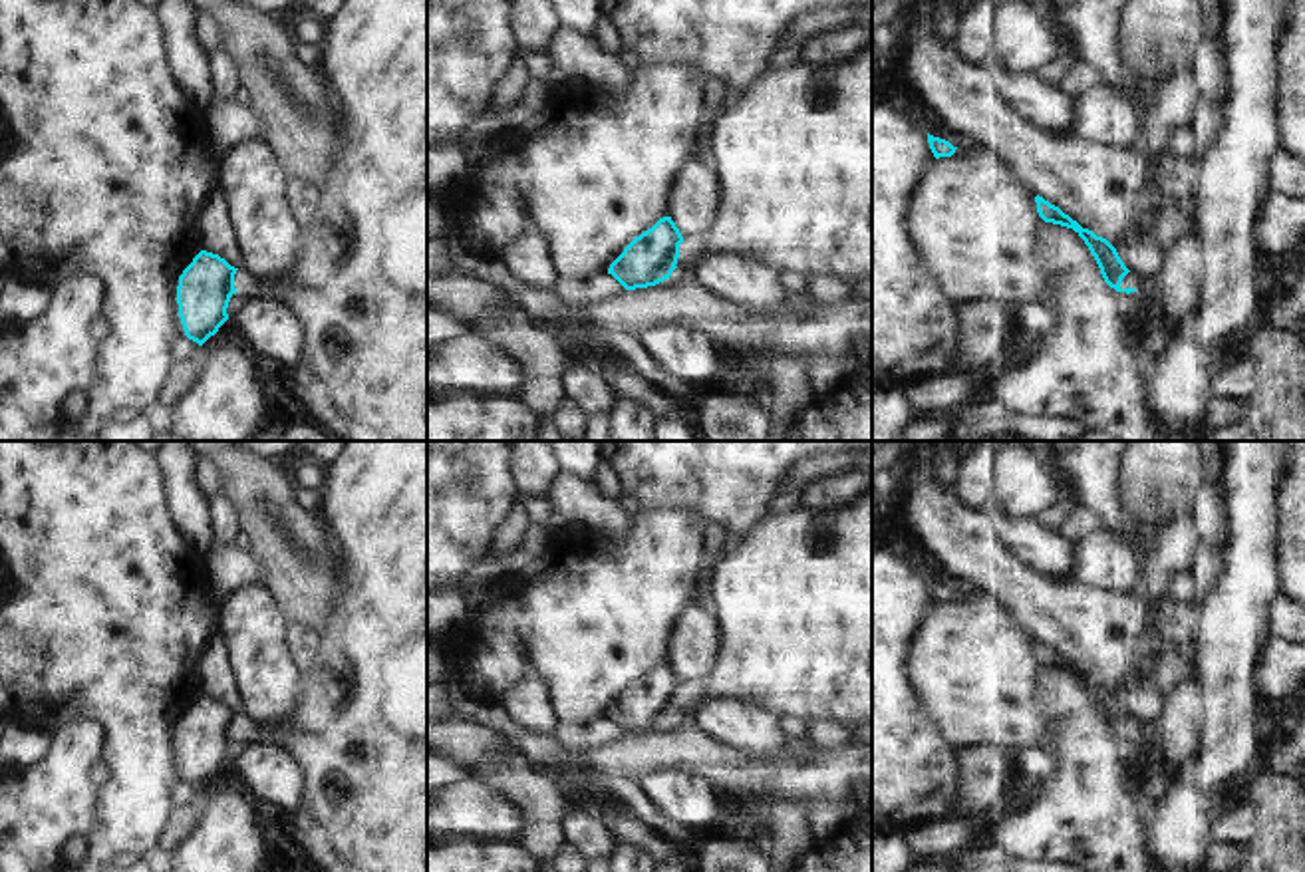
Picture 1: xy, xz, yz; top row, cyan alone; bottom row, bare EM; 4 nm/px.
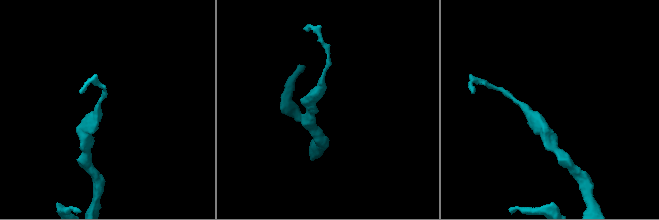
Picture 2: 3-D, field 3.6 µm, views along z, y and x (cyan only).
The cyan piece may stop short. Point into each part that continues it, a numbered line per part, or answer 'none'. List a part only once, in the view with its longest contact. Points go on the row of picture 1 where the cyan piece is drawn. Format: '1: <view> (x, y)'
none

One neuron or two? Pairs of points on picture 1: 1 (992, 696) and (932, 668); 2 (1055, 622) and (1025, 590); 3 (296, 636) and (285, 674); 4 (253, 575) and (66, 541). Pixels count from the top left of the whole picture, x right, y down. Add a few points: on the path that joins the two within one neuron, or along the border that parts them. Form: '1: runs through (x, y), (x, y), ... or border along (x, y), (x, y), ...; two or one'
1: runs through (978, 682), (964, 668), (946, 668); one
2: runs through (1049, 614), (1033, 598); one
3: border along (285, 616), (289, 652), (302, 672); two
4: border along (203, 553), (209, 581), (217, 592); two

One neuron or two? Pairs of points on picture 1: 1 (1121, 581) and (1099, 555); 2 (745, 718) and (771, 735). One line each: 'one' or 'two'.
1: one
2: one

